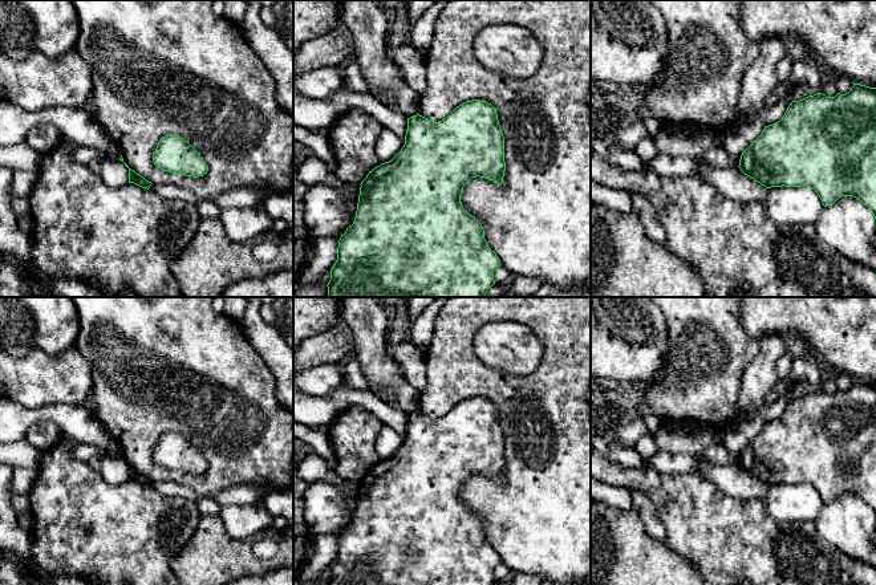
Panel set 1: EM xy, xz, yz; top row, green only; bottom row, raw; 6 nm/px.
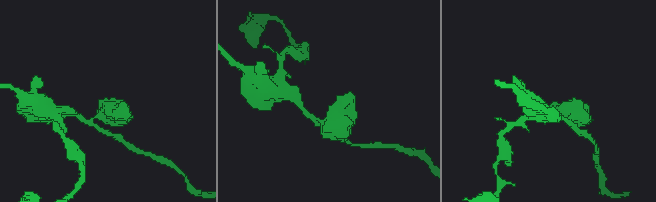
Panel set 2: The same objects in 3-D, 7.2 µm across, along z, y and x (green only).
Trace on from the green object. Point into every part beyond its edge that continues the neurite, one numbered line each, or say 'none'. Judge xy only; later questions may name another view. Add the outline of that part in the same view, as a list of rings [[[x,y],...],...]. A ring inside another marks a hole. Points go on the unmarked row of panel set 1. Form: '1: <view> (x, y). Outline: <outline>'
none

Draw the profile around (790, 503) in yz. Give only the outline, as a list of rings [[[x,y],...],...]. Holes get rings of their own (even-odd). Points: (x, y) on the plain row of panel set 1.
[[[807,483],[767,486],[765,500],[770,516],[776,521],[815,521],[824,503],[819,492]]]

